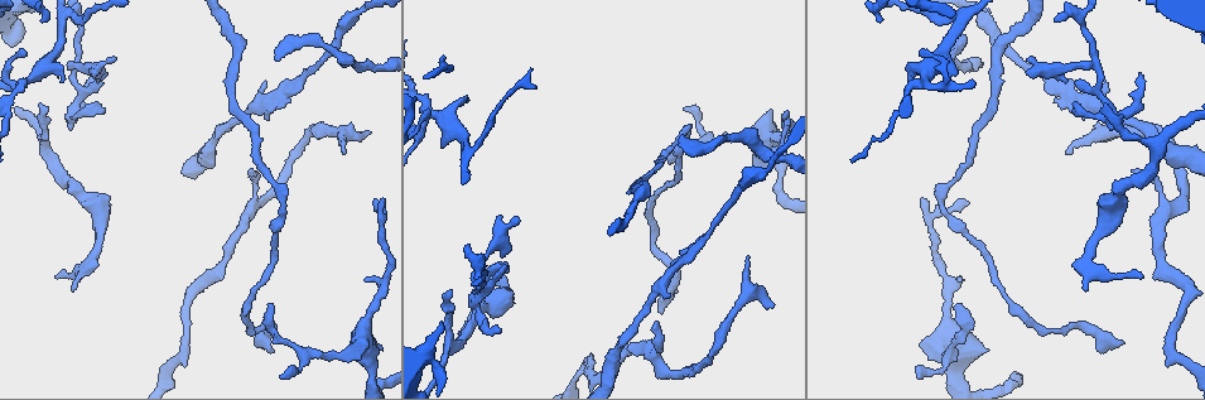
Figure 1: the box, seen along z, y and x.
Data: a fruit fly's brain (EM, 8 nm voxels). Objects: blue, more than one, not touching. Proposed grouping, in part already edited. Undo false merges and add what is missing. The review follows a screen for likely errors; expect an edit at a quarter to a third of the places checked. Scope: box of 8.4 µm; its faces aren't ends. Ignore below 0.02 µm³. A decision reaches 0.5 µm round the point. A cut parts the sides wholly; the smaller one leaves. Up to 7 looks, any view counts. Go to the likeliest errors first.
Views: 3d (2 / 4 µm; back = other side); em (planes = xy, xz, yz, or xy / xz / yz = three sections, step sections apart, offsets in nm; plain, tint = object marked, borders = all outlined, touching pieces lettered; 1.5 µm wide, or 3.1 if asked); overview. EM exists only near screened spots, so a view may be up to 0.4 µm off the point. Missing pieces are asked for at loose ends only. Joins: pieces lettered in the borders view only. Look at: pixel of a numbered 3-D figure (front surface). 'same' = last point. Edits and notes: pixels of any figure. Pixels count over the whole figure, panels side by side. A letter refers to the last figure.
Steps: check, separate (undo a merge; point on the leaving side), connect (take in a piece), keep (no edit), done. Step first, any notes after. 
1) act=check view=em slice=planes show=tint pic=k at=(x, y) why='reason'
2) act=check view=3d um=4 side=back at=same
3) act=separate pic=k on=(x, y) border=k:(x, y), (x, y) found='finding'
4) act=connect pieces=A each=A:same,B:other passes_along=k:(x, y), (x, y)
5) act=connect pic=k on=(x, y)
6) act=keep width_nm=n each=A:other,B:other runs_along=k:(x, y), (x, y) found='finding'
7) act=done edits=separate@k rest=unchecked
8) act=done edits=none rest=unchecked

act=check view=3d um=2 pic=1 at=(342, 152) why='thin end'

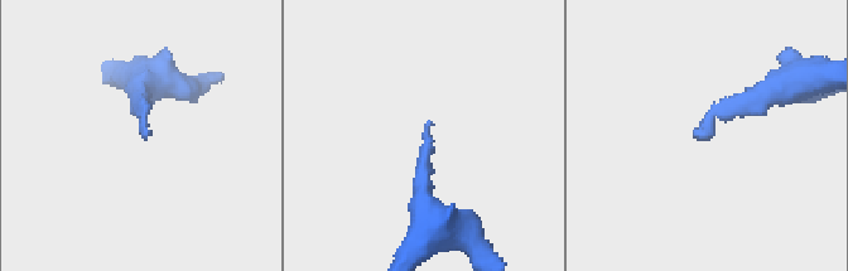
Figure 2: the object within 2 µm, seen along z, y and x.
act=check view=em slice=xz step=4 show=borders pic=2 at=(143, 131) why='need the tissue'

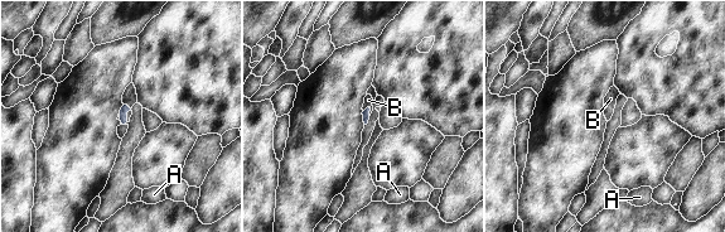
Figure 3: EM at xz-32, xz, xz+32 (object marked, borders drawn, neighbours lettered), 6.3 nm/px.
act=connect pieces=B longest_contact=B:50nm each=A:other,B:same found='it goes on there'

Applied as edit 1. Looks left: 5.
act=check view=overview

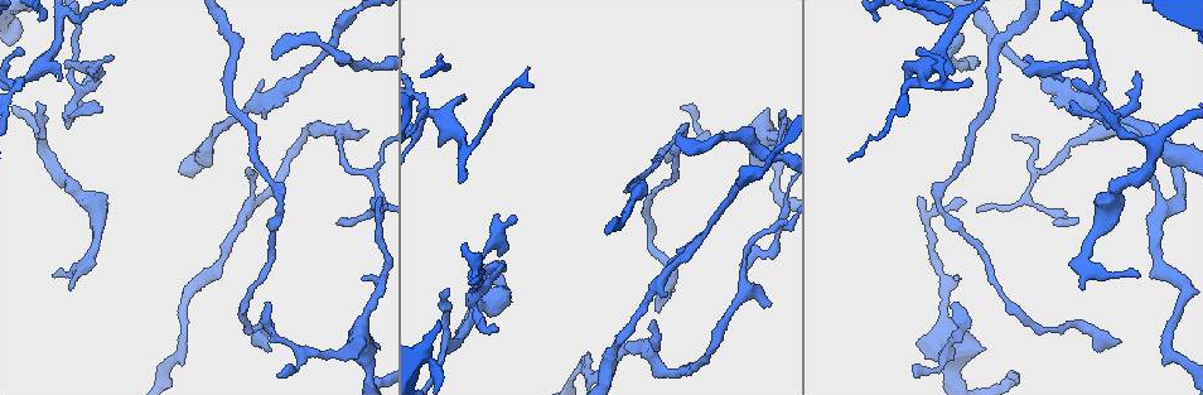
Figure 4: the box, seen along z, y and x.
act=check view=em slice=xy step=8 show=tint pic=4 at=(70, 60) why='side arm on a straight run'

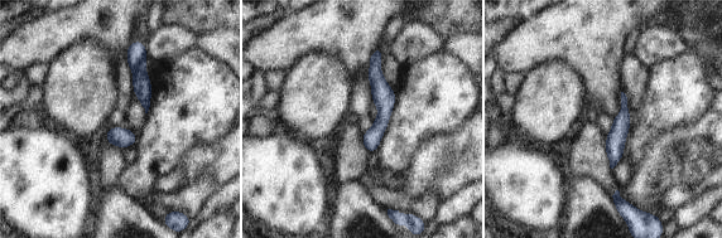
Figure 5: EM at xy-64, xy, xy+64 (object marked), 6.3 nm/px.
act=check view=em slice=planes show=borders at=same

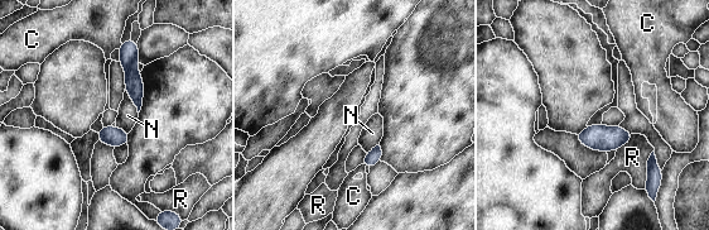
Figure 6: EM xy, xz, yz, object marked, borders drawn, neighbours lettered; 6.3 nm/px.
act=keep width_nm=100 each=C:other,N:other,R:other border=6:(125, 89), (138, 113) found='continuous, no second cell'

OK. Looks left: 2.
act=done edits=connect@3 rest=unchecked

